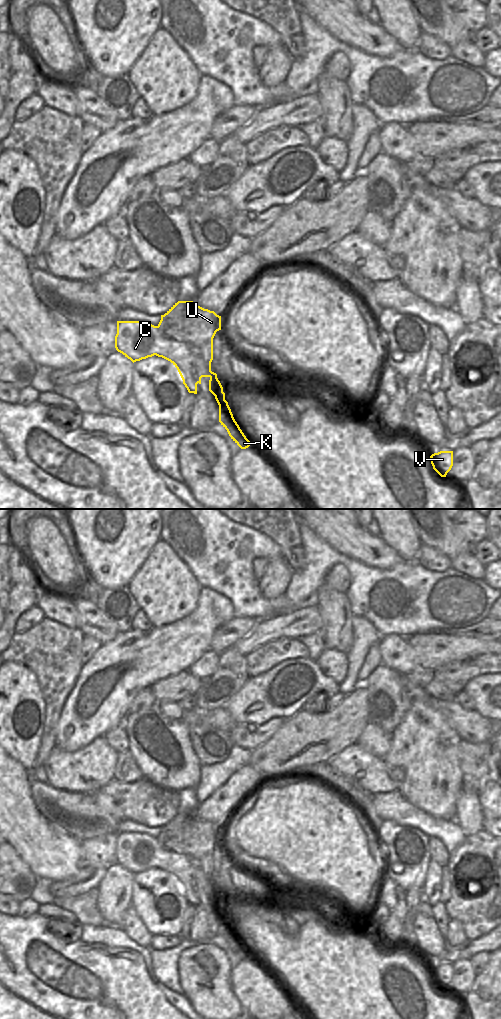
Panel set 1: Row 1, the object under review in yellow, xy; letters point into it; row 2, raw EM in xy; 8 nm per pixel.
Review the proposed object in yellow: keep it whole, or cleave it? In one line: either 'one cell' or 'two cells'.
two cells

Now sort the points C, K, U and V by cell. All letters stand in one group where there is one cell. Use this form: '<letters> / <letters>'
C / K U V

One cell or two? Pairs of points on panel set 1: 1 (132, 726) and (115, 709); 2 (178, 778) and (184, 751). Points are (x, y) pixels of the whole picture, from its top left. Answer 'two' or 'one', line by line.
1: two
2: one

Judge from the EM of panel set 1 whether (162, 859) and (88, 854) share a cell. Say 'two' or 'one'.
two

